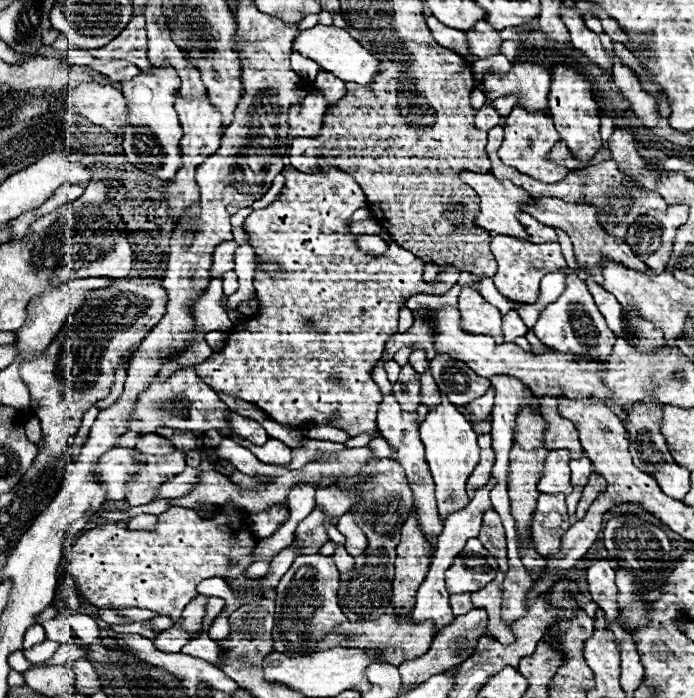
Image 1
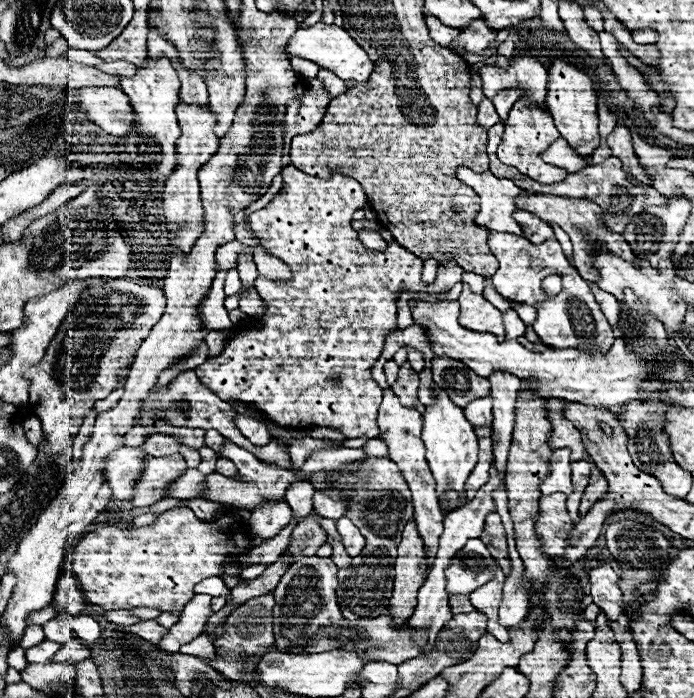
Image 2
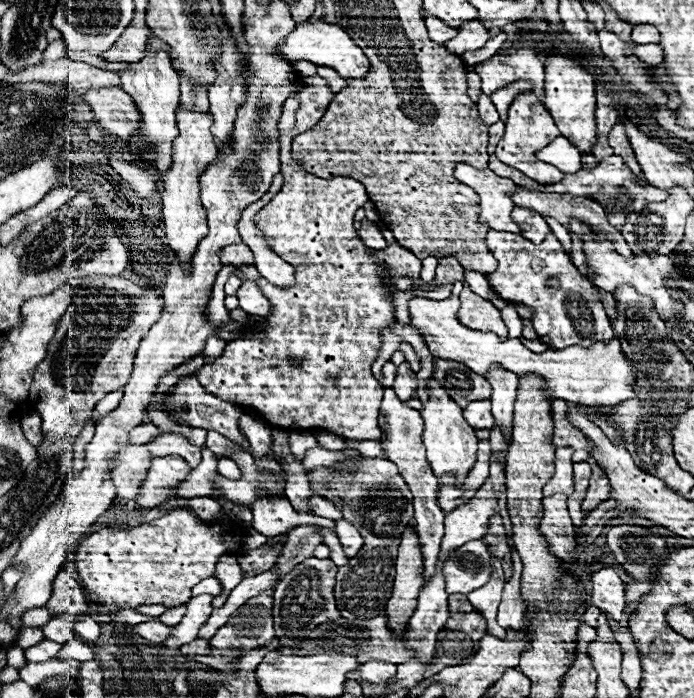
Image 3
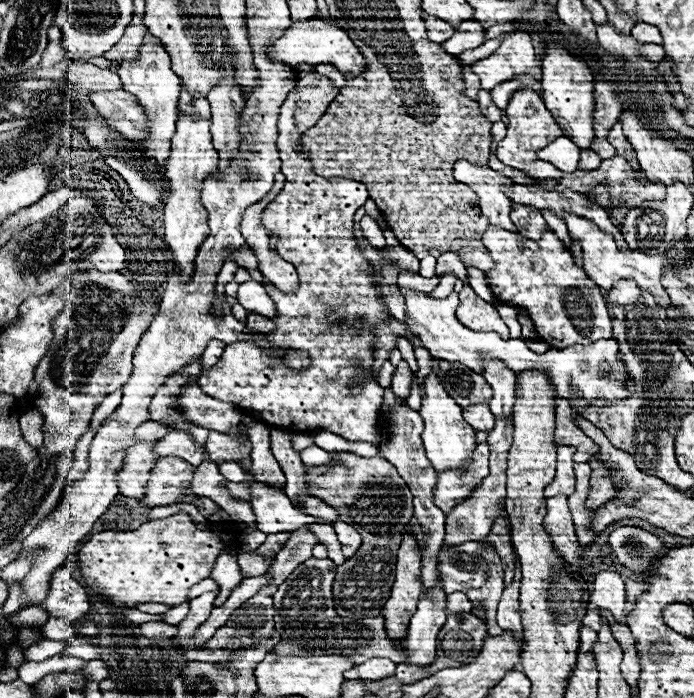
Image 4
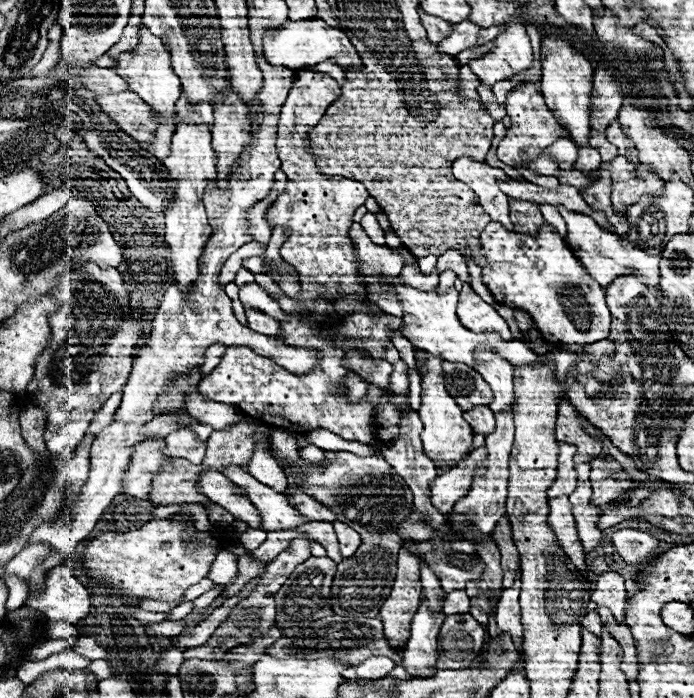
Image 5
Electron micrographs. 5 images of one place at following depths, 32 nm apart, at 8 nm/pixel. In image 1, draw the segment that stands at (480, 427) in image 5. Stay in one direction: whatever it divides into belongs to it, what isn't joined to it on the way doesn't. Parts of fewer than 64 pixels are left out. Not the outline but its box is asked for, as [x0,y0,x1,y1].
[470,388,494,422]

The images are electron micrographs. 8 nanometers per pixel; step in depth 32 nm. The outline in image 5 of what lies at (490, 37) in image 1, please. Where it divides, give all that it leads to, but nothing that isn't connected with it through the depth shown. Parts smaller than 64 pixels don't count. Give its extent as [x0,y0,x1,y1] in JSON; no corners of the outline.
[440,20,480,56]

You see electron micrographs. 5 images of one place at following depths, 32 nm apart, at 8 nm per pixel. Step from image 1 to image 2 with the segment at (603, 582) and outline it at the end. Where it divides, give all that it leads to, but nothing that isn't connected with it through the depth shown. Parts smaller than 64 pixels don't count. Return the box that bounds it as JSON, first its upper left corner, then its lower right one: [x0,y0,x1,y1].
[588,562,622,620]

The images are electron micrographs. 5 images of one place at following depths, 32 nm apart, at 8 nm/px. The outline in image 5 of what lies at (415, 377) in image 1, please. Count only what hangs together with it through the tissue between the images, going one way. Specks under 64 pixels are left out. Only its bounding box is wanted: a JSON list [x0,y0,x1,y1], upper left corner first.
[388,362,408,394]

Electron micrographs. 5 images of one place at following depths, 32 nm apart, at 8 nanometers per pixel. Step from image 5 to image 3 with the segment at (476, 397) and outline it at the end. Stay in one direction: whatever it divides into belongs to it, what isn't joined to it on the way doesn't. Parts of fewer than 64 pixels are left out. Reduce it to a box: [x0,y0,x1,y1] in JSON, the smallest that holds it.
[434,358,492,408]

